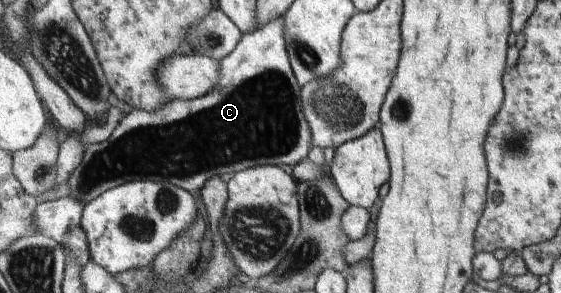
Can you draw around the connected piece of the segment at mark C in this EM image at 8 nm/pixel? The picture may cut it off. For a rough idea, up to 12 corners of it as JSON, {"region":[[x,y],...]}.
{"region":[[283,18],[194,99],[123,115],[67,179],[198,191],[313,147]]}

